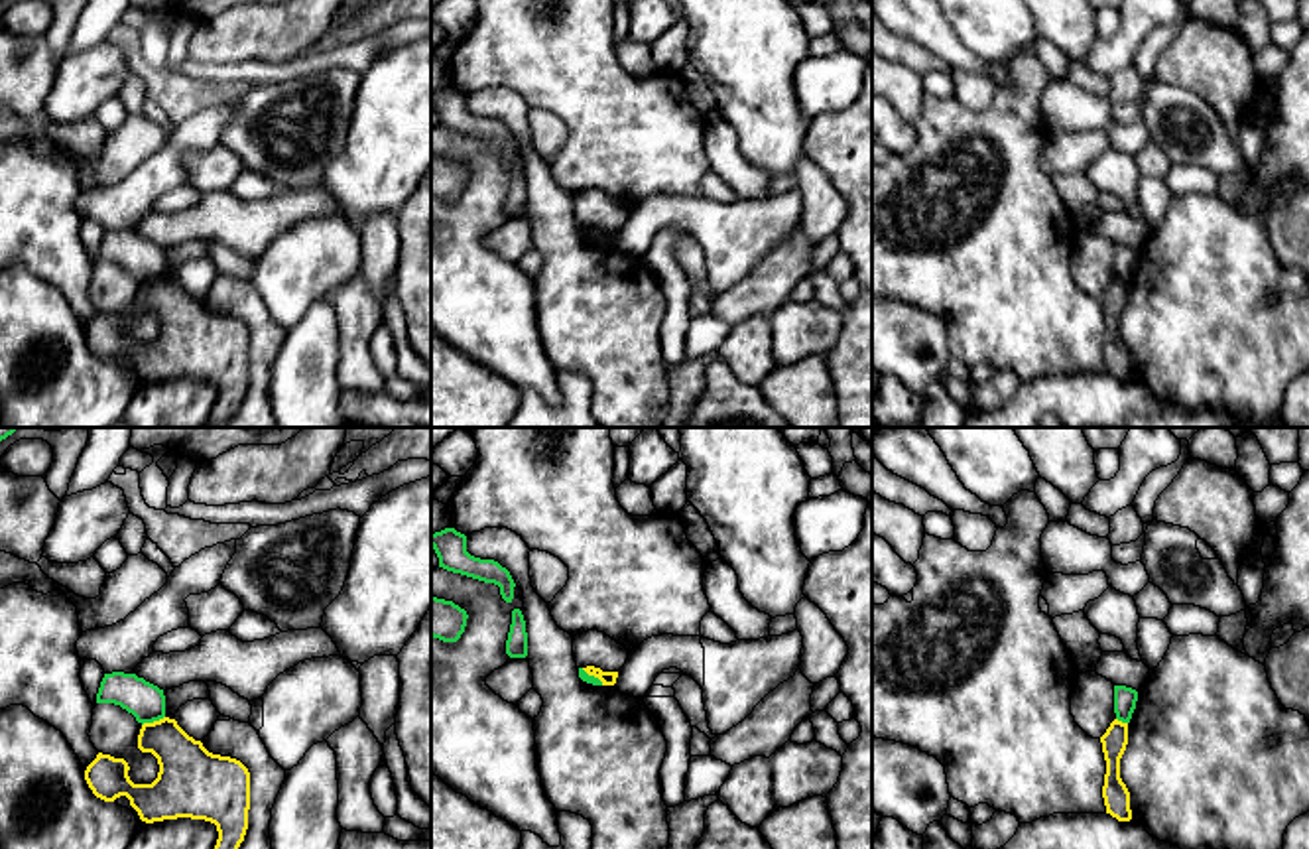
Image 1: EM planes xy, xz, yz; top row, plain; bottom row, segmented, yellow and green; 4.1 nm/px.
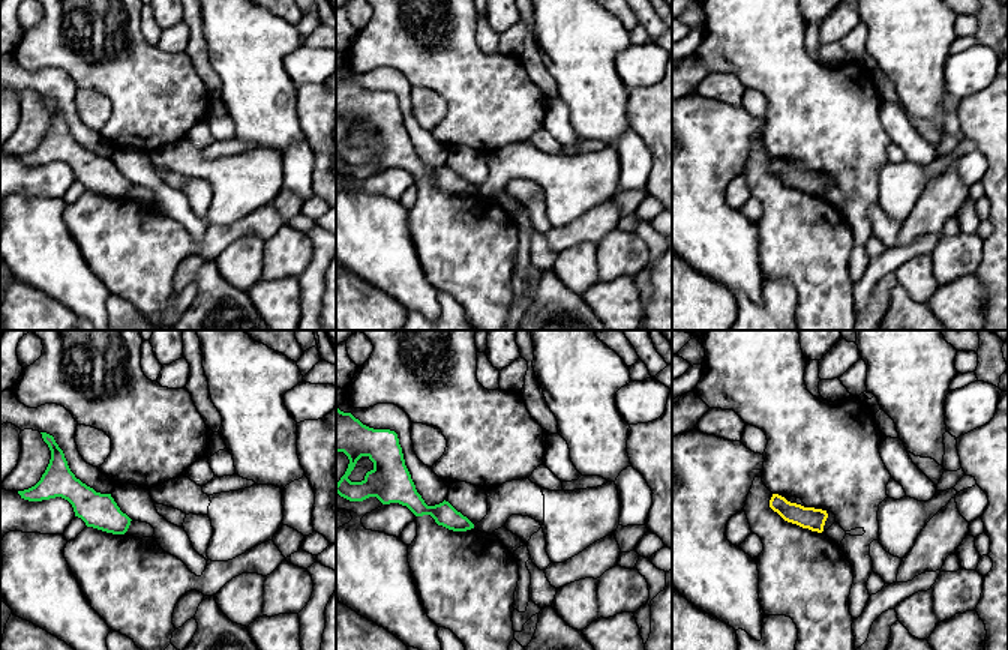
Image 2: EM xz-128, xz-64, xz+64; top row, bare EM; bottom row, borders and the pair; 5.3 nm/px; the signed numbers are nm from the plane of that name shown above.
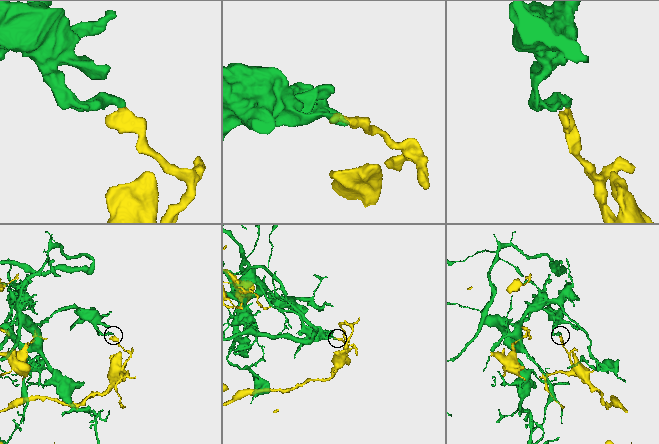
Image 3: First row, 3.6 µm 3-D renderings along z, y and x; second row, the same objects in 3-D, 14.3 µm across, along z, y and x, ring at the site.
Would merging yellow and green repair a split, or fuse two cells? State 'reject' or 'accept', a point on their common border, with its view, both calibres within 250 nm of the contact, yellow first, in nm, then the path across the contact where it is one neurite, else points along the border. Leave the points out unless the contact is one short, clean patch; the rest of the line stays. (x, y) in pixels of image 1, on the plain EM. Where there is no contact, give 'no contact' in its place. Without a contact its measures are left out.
reject; meets yellow in xy at (154, 280); 240 nm thick on the yellow side, 160 nm on the other; border along xy (164, 274), (142, 284)

